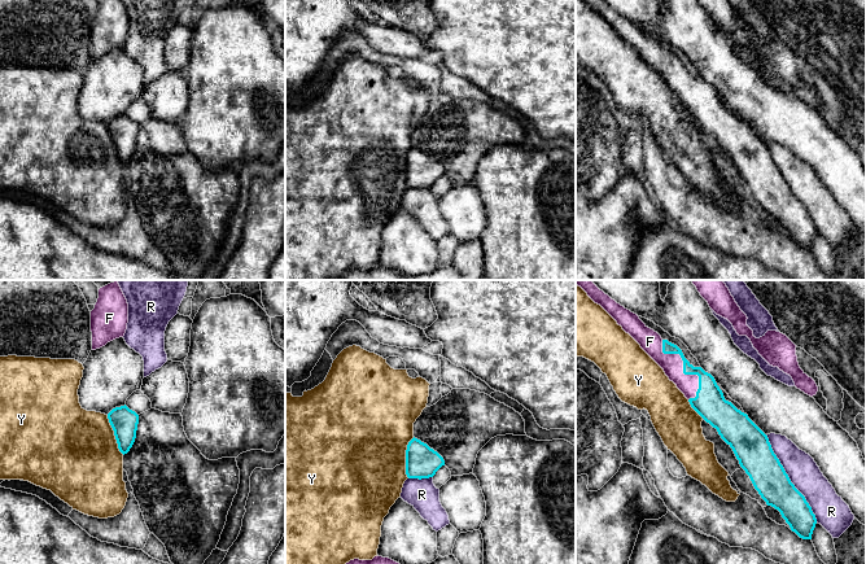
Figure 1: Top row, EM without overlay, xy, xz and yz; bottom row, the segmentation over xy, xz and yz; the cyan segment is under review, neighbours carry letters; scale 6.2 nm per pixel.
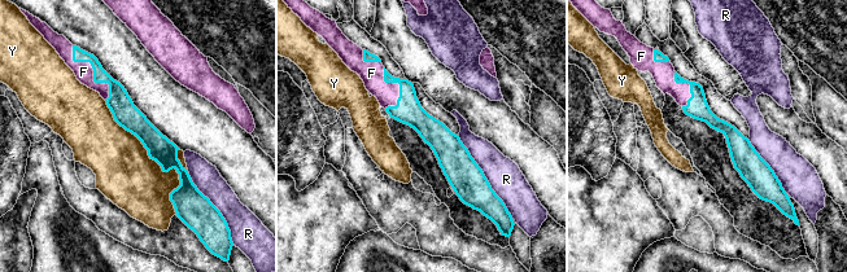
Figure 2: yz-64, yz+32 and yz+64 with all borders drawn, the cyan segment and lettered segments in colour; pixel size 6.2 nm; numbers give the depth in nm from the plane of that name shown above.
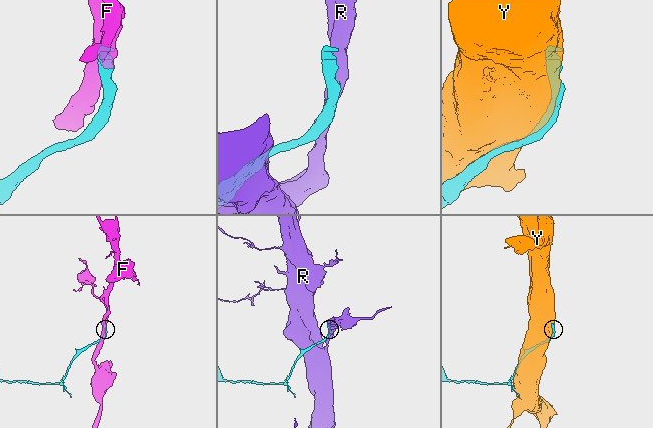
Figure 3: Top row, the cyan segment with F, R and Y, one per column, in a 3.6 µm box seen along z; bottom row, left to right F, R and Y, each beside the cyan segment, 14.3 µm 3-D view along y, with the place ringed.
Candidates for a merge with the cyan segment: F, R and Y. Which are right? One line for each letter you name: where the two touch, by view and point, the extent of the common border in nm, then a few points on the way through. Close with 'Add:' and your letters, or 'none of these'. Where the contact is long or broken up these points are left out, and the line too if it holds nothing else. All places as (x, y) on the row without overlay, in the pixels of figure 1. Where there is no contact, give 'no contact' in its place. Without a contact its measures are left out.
F: meets cyan in yz at (683, 78); contact 420 nm long
Add: F

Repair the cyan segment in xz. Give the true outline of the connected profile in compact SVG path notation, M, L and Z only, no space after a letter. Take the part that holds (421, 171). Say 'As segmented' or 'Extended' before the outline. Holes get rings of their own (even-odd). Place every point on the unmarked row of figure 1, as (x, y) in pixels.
As segmented. M412 148L406 159L406 184L408 188L429 188L445 175L443 167L417 148Z

